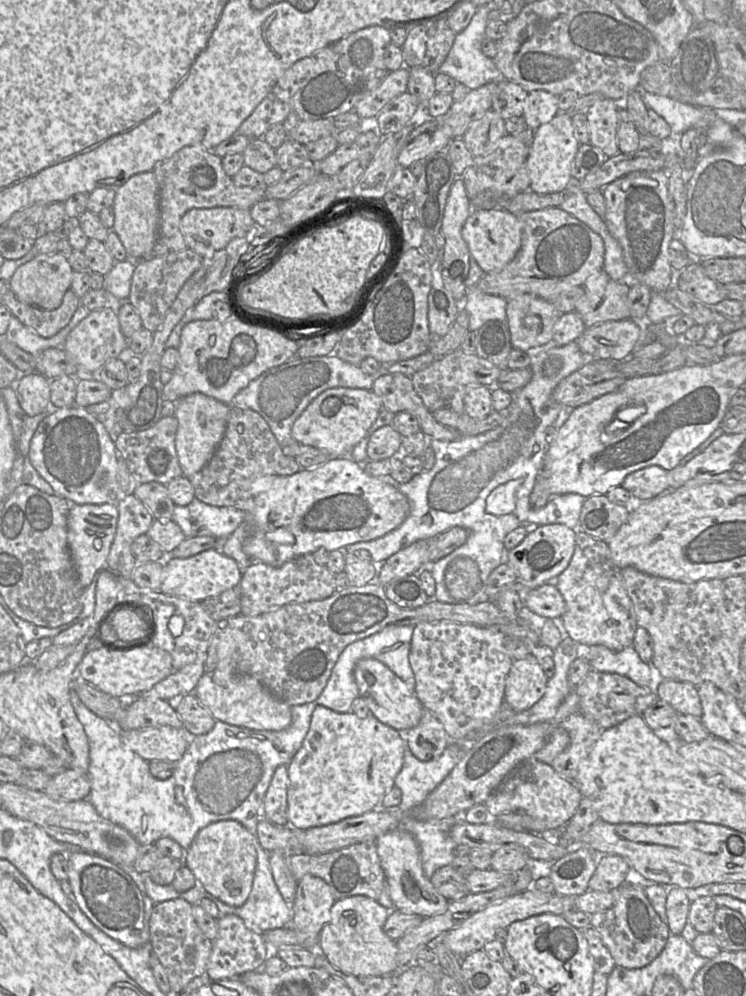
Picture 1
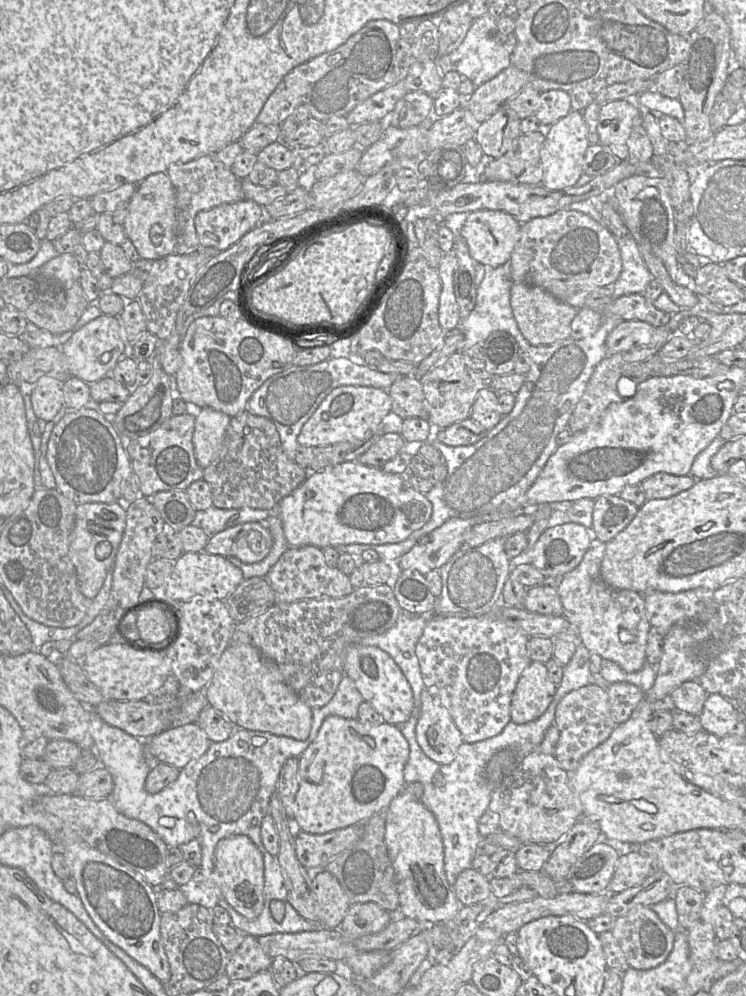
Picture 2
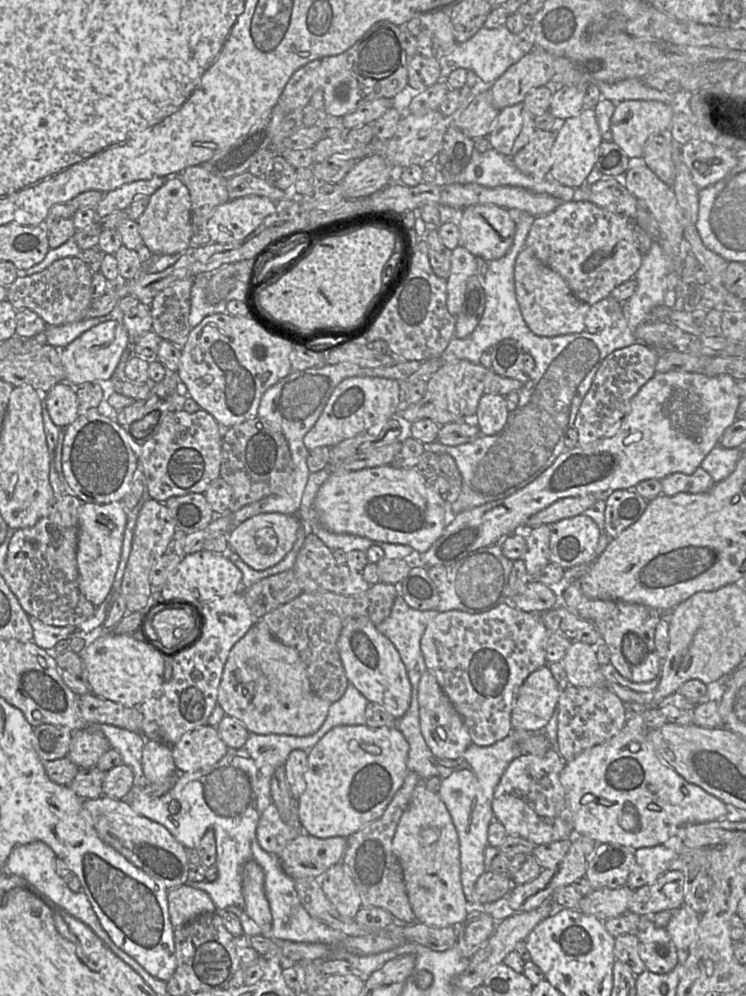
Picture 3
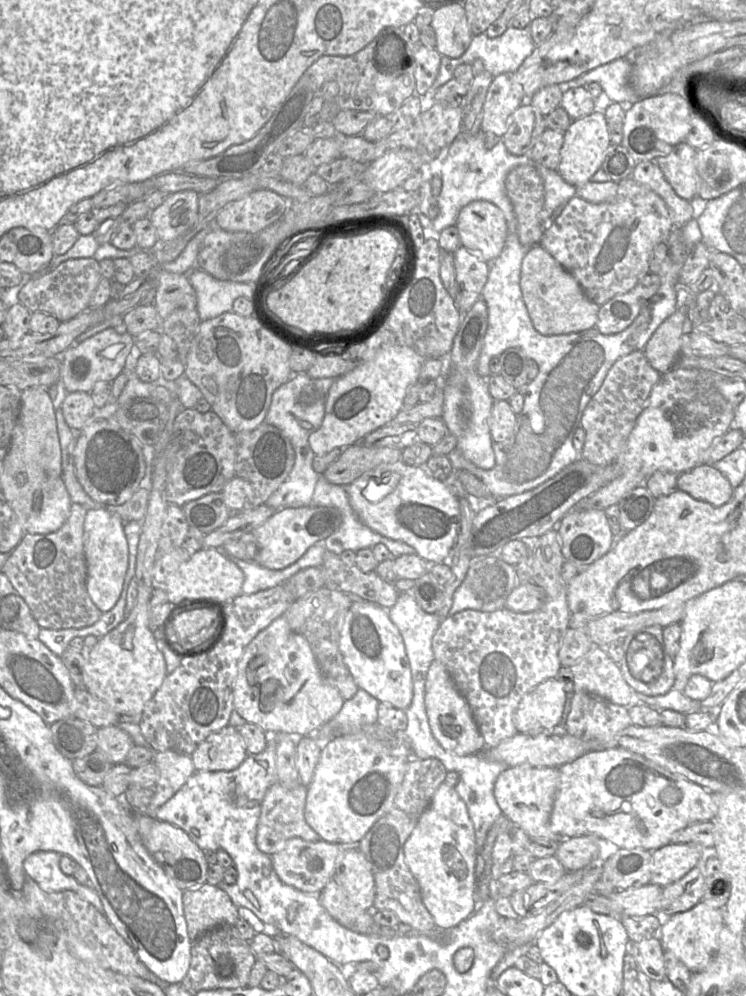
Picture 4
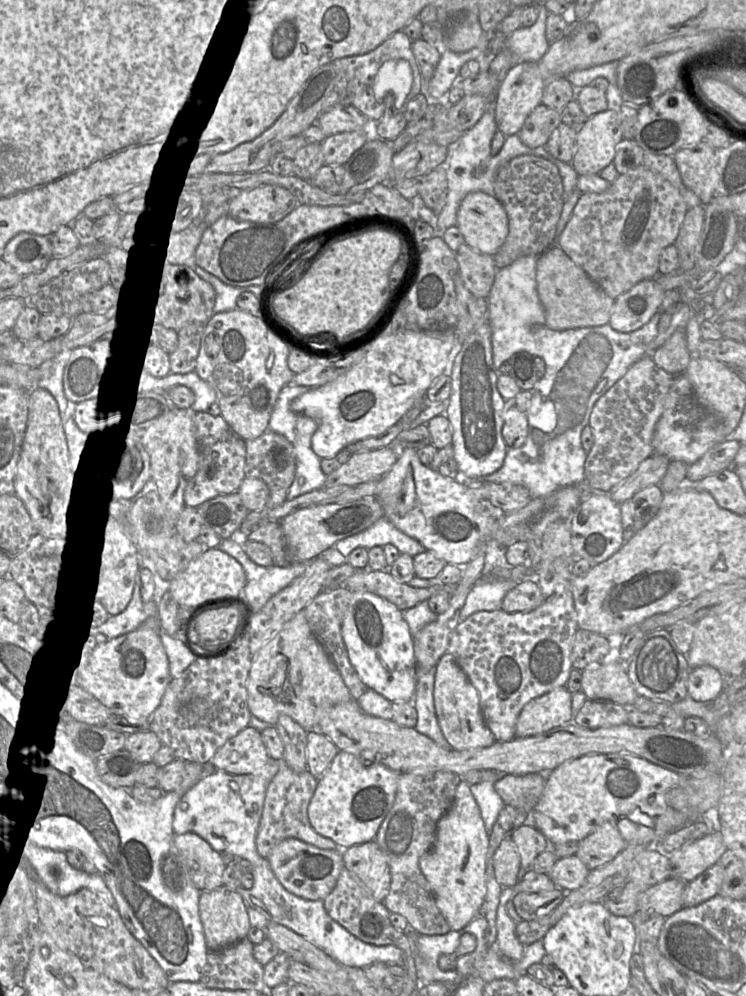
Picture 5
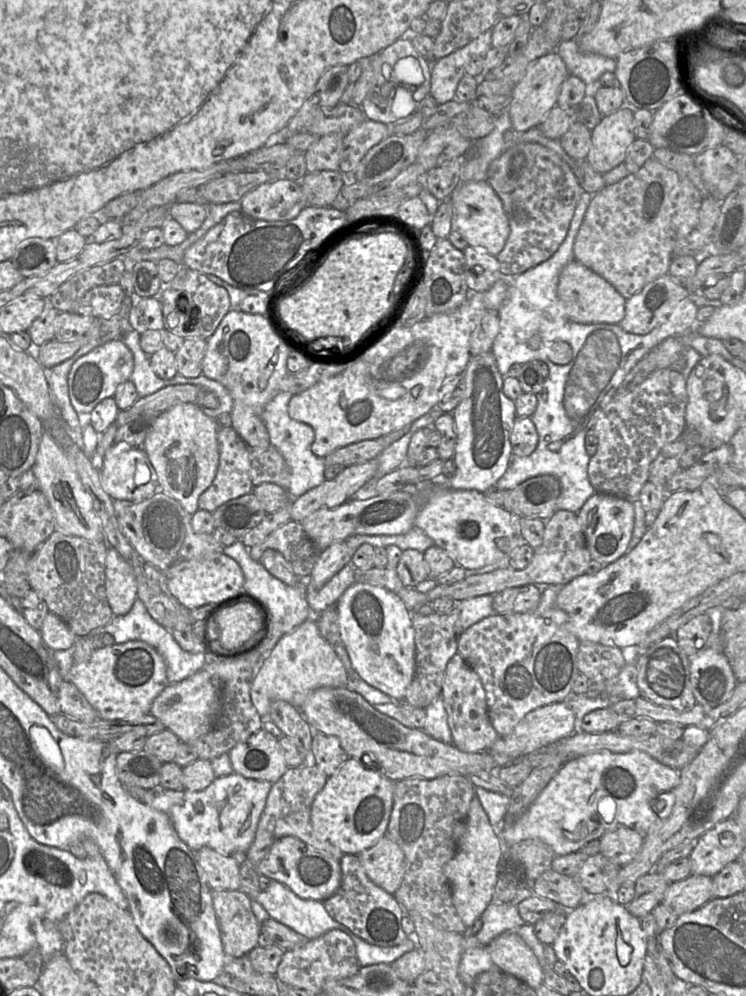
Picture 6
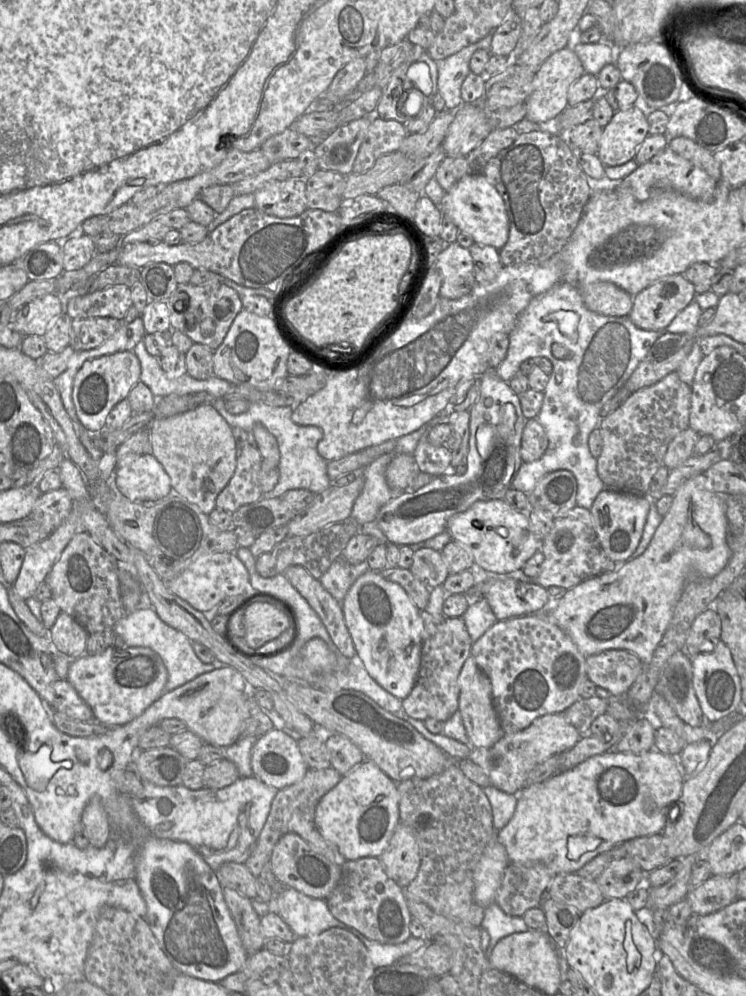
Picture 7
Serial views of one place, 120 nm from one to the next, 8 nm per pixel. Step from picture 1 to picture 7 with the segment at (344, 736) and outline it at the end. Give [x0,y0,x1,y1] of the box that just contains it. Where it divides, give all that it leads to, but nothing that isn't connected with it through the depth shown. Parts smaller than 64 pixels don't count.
[315,760,399,860]

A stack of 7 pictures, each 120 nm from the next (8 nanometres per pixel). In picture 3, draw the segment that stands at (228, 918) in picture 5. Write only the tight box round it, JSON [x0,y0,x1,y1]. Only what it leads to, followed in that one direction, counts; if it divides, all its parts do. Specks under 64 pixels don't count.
[167,885,217,928]

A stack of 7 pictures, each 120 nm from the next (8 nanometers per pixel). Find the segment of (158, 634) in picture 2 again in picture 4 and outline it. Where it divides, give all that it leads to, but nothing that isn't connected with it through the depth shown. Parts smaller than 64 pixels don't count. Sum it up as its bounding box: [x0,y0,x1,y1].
[166,608,219,645]

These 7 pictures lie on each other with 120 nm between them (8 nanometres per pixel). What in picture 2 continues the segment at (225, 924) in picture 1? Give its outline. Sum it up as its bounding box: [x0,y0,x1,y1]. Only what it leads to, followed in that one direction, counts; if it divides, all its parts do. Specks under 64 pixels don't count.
[225,935,272,980]

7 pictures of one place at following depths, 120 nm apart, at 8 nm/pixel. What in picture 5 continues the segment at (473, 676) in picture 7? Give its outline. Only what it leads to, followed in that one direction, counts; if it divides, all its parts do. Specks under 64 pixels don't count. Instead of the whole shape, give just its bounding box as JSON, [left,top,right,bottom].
[434,653,496,751]

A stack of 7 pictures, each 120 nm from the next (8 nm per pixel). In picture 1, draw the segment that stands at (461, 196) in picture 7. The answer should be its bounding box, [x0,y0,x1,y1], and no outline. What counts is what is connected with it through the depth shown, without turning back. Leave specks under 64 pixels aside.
[461,209,522,274]

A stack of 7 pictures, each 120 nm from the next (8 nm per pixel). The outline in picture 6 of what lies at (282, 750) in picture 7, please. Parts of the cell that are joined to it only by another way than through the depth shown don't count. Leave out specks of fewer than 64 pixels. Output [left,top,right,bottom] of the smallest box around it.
[228,729,289,783]

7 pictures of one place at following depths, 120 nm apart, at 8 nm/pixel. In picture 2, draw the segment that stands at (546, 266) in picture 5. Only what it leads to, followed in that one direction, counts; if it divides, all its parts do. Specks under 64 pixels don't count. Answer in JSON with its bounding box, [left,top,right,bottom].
[510,283,580,346]

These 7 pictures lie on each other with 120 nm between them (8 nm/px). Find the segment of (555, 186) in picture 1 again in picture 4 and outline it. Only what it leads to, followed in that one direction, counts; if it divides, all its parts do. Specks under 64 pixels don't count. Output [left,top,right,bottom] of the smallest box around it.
[556,110,610,187]

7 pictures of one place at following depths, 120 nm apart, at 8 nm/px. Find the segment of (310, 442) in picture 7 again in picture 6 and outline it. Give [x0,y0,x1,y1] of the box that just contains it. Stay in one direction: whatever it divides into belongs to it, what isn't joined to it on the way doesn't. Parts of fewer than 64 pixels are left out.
[261,391,326,498]

